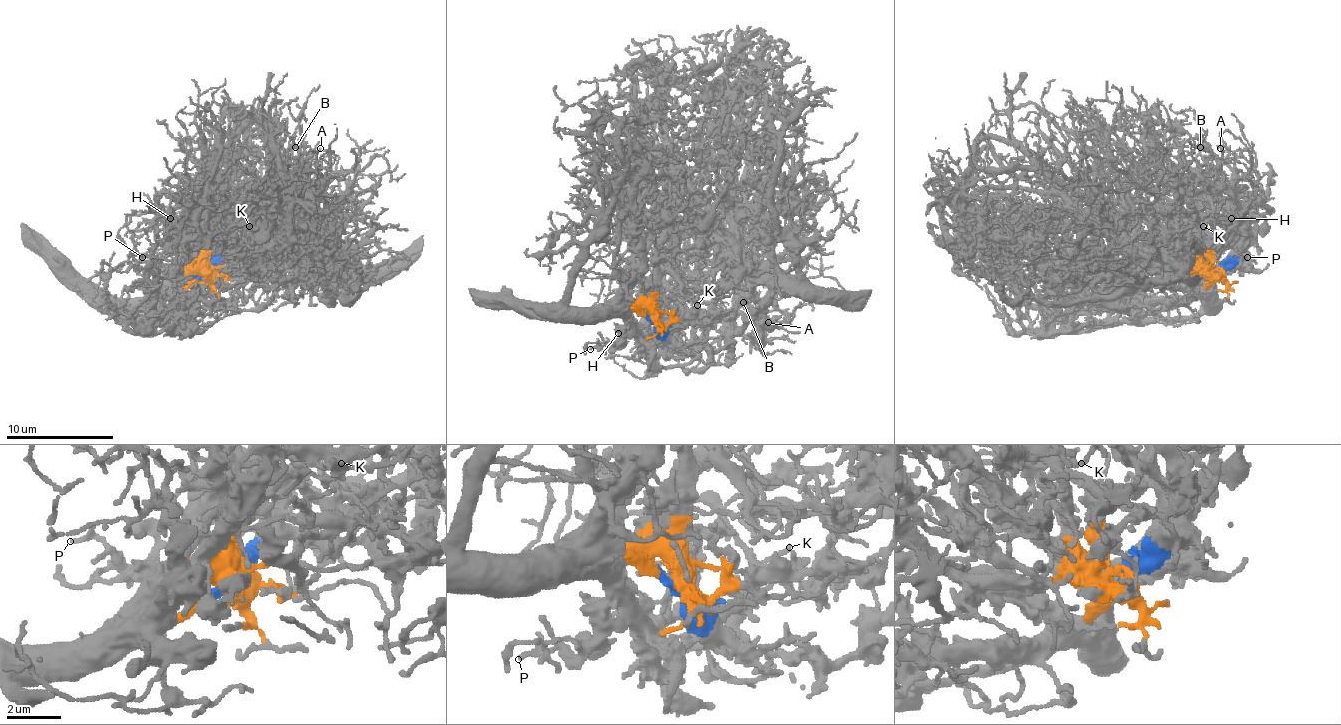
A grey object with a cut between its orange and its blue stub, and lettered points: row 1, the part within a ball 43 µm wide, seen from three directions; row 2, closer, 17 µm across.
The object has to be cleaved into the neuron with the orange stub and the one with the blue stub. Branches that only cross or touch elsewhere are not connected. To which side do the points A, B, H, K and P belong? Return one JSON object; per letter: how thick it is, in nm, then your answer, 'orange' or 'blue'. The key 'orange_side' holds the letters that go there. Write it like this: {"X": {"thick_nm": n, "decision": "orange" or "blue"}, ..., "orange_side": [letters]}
{"A": {"thick_nm": 110, "decision": "blue"}, "B": {"thick_nm": 120, "decision": "blue"}, "H": {"thick_nm": 90, "decision": "orange"}, "K": {"thick_nm": 120, "decision": "blue"}, "P": {"thick_nm": 120, "decision": "orange"}, "orange_side": ["H", "P"]}

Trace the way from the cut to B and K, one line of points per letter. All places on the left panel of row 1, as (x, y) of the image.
B: (201, 275), (223, 256), (244, 256), (282, 224), (279, 165), (282, 159), (285, 167), (285, 157), (296, 146)
K: (201, 275), (239, 221), (250, 227)

